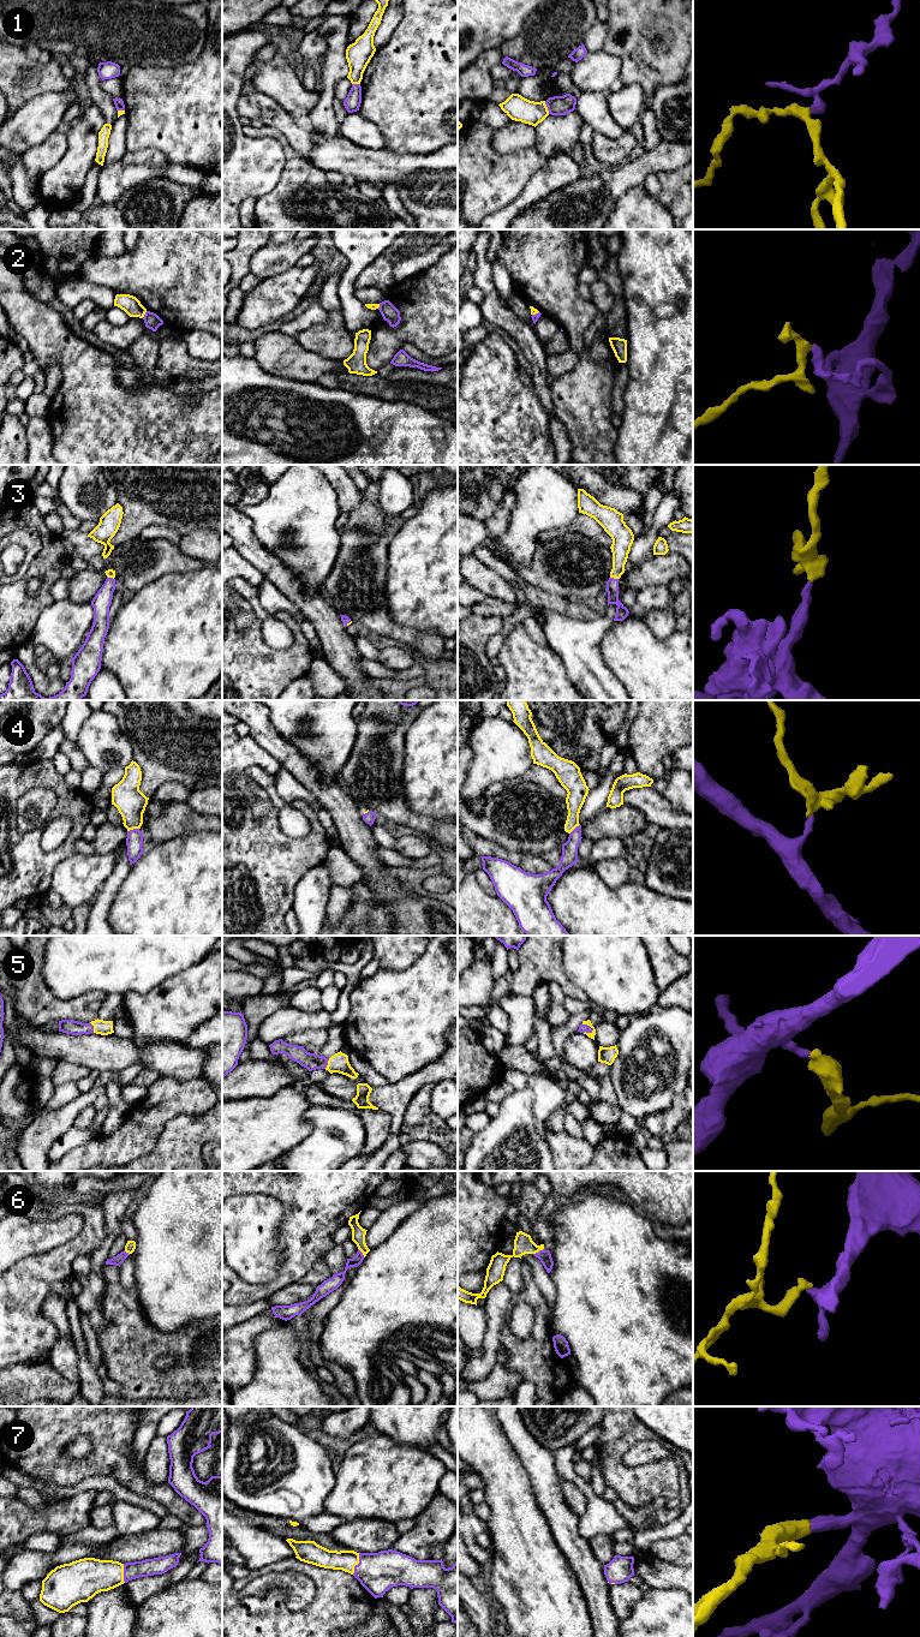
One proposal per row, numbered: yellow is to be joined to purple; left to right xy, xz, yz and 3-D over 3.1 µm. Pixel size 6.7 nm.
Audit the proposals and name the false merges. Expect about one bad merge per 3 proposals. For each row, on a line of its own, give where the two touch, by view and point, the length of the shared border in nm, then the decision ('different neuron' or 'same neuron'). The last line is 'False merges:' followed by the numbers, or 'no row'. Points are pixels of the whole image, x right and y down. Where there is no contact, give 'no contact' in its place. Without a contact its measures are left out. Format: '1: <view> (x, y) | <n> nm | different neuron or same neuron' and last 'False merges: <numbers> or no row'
1: yz (547, 106) | 90 nm | different neuron
2: xy (144, 315) | 60 nm | different neuron
3: yz (613, 578) | 60 nm | same neuron
4: xy (133, 829) | 80 nm | different neuron
5: yz (589, 1026) | 100 nm | same neuron
6: yz (539, 1250) | 80 nm | different neuron
7: xz (358, 1564) | 150 nm | same neuron
False merges: 1, 2, 4, 6

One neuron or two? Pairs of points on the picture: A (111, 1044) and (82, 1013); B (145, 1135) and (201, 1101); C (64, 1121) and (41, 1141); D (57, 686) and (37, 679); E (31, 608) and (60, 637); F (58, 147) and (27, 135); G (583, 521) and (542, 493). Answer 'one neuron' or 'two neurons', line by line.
A: two neurons
B: one neuron
C: one neuron
D: one neuron
E: two neurons
F: two neurons
G: two neurons

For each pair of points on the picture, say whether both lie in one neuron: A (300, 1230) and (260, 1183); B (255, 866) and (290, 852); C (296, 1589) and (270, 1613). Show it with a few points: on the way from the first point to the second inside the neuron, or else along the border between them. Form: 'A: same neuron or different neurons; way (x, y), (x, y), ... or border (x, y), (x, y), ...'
A: same neuron; way (300, 1214), (296, 1205), (275, 1184)
B: same neuron; way (263, 865), (281, 860)
C: different neurons; border (256, 1595), (282, 1589), (292, 1611), (312, 1600)

